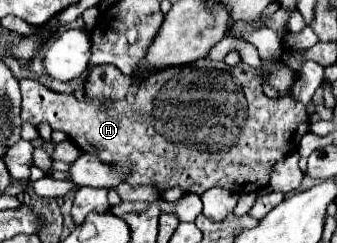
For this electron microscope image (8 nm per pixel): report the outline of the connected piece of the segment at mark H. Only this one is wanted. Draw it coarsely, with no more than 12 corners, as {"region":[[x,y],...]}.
{"region":[[208,58],[84,98],[20,80],[22,120],[128,184],[250,194],[310,132],[258,68]]}

